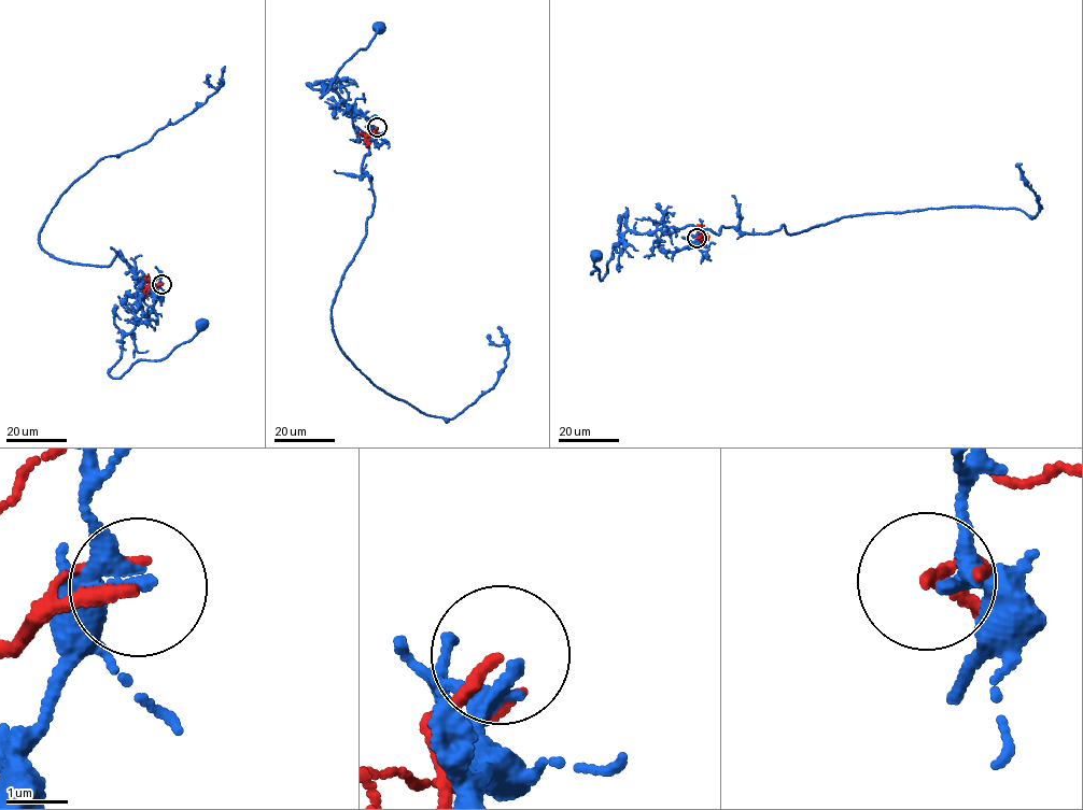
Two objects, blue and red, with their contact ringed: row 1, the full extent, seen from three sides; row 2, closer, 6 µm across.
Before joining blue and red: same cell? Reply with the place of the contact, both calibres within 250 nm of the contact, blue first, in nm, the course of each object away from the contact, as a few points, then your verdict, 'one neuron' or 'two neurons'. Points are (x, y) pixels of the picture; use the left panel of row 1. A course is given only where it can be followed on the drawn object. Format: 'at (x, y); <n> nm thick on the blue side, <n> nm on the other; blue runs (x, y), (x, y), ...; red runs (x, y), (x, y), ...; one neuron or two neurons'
at (162, 284); 190 nm thick on the blue side, 200 nm on the other; blue runs (163, 284), (149, 314), (140, 302), (109, 373), (118, 378), (139, 360), (167, 357), (202, 323); red runs (162, 284), (154, 287), (148, 281), (162, 275); two neurons

